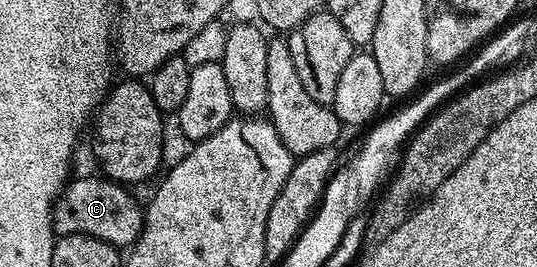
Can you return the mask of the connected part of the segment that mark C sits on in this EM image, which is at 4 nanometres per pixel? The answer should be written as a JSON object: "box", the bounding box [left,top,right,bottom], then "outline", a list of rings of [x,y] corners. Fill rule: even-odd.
{"box":[53,175,145,247],"outline":[[[104,175],[81,177],[70,180],[61,191],[61,196],[53,202],[53,232],[67,235],[91,235],[103,239],[103,243],[118,247],[132,246],[145,227],[145,211],[142,202],[132,197],[126,186],[110,181]]]}

